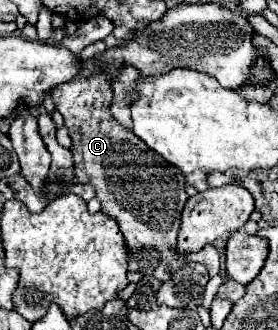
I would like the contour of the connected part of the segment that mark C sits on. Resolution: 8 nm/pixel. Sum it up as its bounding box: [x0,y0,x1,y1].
[52,75,188,281]

